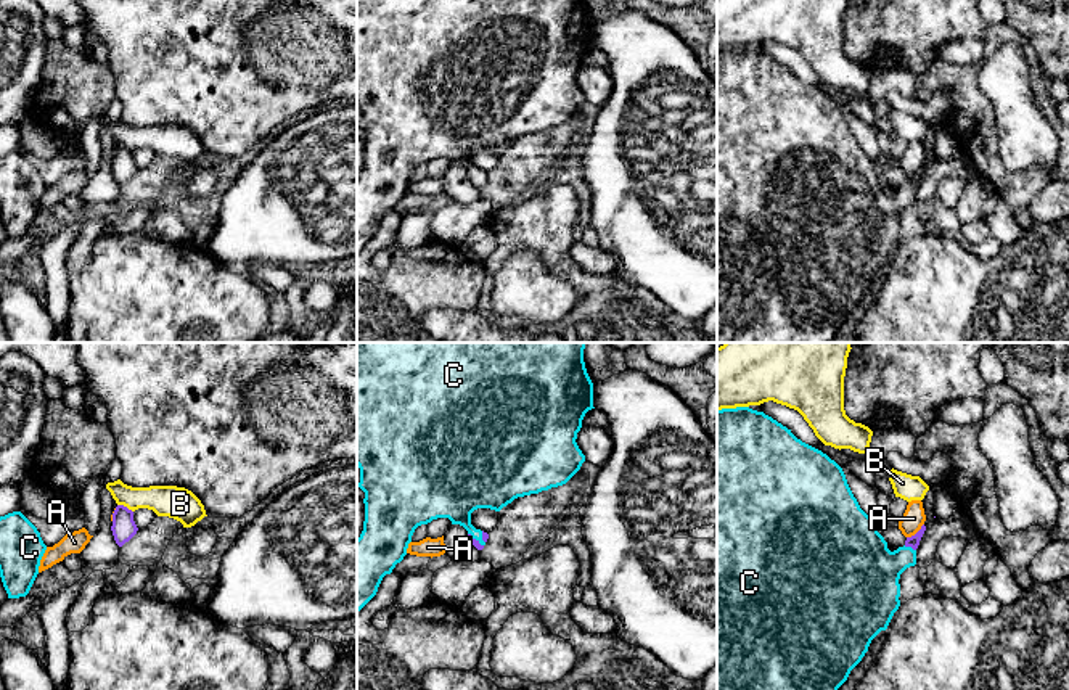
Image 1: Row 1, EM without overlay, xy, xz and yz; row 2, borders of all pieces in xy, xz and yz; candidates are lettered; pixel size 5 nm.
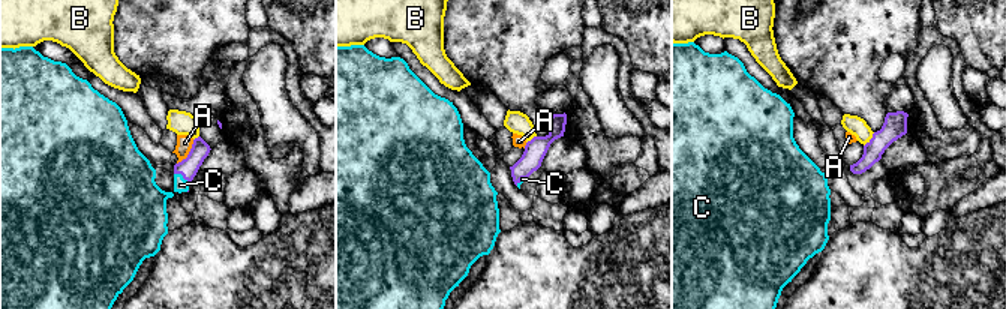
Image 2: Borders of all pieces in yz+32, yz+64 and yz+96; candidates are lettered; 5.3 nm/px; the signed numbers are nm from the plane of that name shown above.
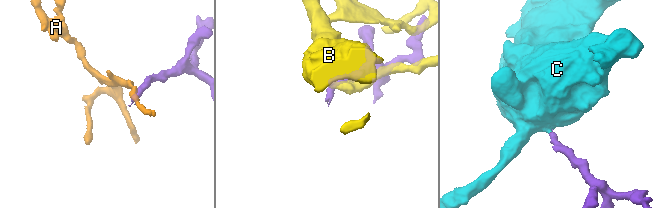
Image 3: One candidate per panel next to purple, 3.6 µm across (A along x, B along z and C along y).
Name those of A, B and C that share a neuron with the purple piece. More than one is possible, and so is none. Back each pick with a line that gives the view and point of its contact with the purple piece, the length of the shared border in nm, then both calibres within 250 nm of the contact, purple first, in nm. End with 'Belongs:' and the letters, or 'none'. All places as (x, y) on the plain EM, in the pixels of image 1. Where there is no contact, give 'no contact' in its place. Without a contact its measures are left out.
C: contact yz (910, 185); length 70 nm; calibres 60 and 320 nm
Belongs: C

